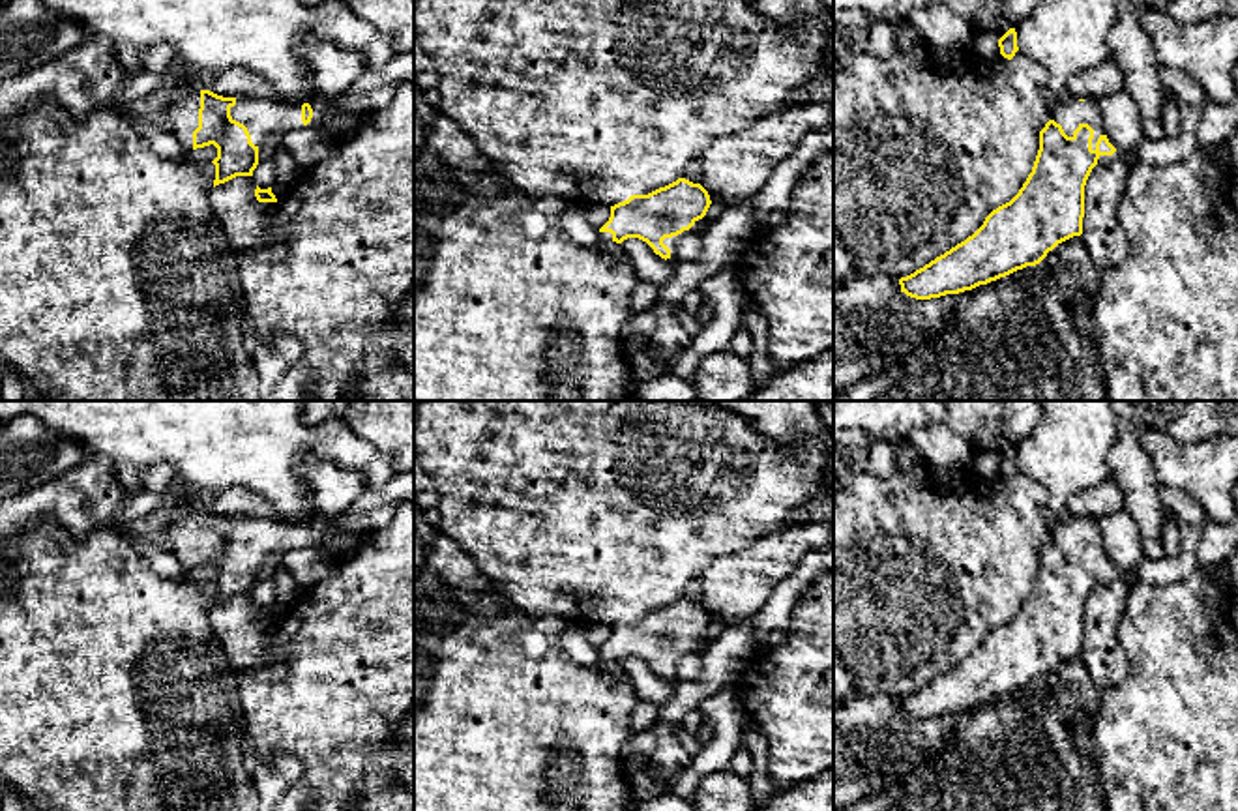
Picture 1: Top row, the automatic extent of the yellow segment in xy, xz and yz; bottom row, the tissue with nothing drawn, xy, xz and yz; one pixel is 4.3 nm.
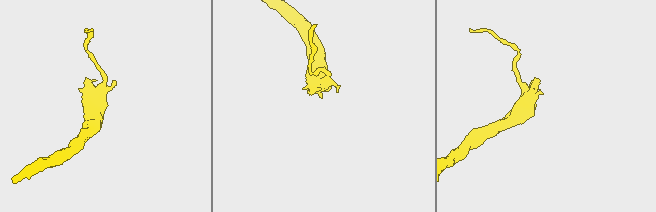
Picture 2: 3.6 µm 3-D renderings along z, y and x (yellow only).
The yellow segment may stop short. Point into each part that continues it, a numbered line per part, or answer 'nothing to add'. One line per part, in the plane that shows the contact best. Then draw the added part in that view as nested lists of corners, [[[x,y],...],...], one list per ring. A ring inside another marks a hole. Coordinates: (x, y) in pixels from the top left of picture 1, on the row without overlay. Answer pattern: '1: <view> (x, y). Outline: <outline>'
1: yz (1068, 530). Outline: [[[1066,513],[1054,521],[1053,539],[1062,545],[1068,556],[1073,556],[1081,543],[1088,543],[1094,549],[1092,569],[1096,569],[1098,558],[1105,554],[1098,521],[1092,517]]]

